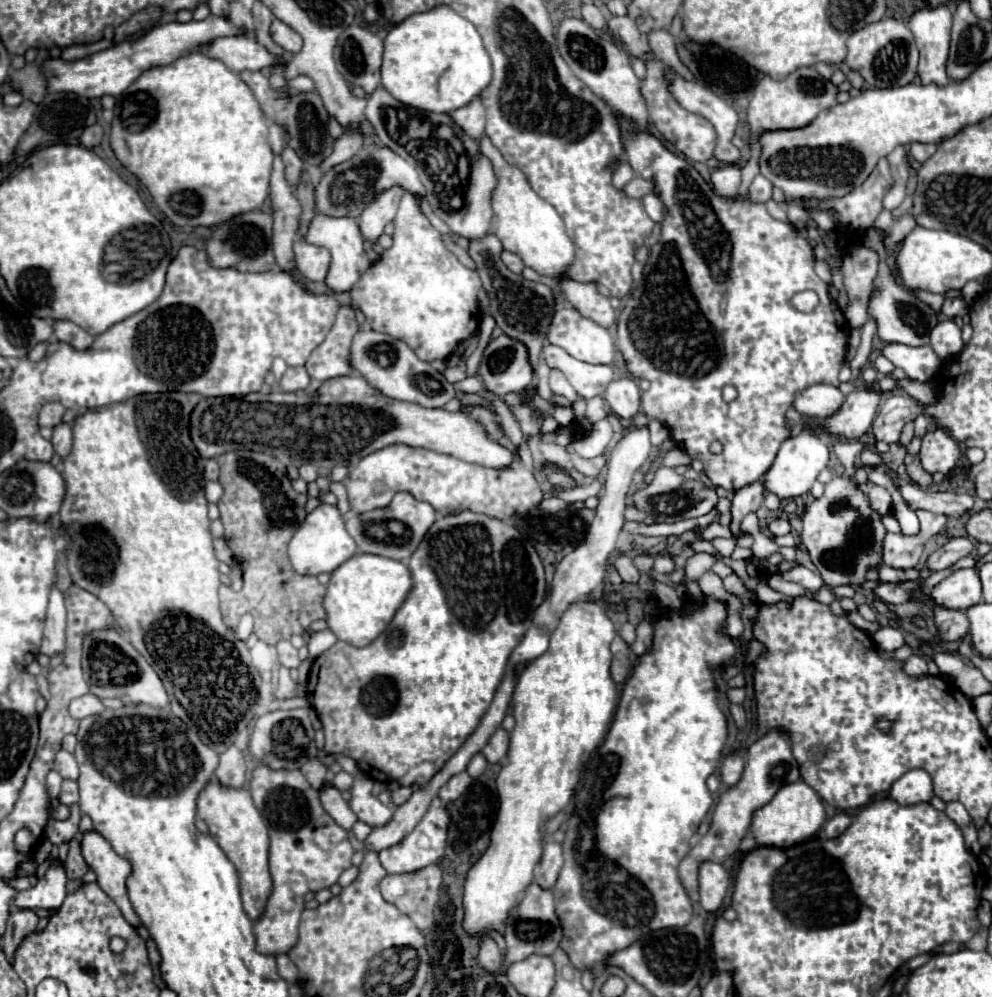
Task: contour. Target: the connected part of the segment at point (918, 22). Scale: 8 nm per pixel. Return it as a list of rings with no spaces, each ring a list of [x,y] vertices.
[[[926,6],[912,14],[908,28],[916,38],[920,52],[918,76],[920,82],[948,86],[950,78],[946,76],[946,60],[950,46],[950,26],[952,14],[946,6]]]

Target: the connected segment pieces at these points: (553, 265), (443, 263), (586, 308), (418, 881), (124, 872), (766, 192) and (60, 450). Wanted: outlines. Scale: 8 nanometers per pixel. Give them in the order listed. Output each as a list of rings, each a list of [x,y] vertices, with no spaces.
[[[482,136],[480,152],[492,160],[498,178],[498,186],[492,194],[492,210],[496,216],[492,220],[492,234],[500,238],[504,250],[518,254],[522,262],[532,270],[536,270],[538,274],[550,276],[554,280],[562,280],[568,272],[568,266],[572,264],[574,246],[570,236],[566,234],[560,214],[530,188],[526,176],[516,166],[504,160],[500,150],[492,146],[488,136]]]
[[[410,192],[402,196],[400,208],[394,216],[392,240],[392,246],[380,254],[380,258],[360,276],[358,284],[350,290],[352,306],[364,314],[372,330],[404,340],[408,346],[412,346],[412,350],[416,350],[420,360],[446,360],[460,342],[478,330],[478,290],[482,288],[482,282],[474,270],[462,266],[460,260],[444,246],[442,234],[430,224],[430,220],[420,210],[418,198]]]
[[[566,280],[560,284],[566,300],[580,312],[584,318],[592,318],[596,324],[608,328],[616,322],[616,312],[610,306],[610,298],[602,296],[596,290],[594,282],[574,282]]]
[[[436,864],[426,866],[424,870],[416,870],[412,874],[388,874],[380,882],[382,898],[386,902],[392,902],[400,912],[408,914],[420,930],[426,930],[434,924],[434,906],[438,902],[440,888],[442,888],[442,870]]]
[[[94,830],[82,834],[80,846],[82,846],[84,860],[88,862],[88,868],[96,872],[98,886],[118,904],[124,918],[132,926],[138,926],[140,918],[132,910],[132,904],[126,894],[126,878],[132,870],[130,862],[126,858],[120,858],[120,854],[112,850],[110,842]]]
[[[758,174],[754,178],[754,182],[750,184],[750,190],[748,190],[748,200],[750,202],[768,202],[772,198],[772,184],[762,176]]]
[[[62,422],[60,426],[54,428],[54,436],[52,436],[52,446],[54,446],[54,452],[58,456],[68,456],[70,454],[70,448],[72,448],[72,426]]]

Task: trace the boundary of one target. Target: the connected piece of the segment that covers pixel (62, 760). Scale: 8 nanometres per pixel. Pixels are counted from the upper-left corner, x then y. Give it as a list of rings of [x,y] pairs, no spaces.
[[[60,750],[54,758],[54,770],[58,770],[62,774],[62,778],[72,778],[76,780],[78,778],[78,764],[76,764],[76,758],[66,752],[66,750]]]

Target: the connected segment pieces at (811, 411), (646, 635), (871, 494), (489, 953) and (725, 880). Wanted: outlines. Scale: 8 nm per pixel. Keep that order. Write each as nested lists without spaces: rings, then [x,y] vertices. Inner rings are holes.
[[[814,384],[796,394],[792,406],[796,412],[806,416],[826,418],[832,416],[844,402],[844,394],[830,384]]]
[[[644,622],[636,626],[636,642],[632,644],[632,652],[636,656],[642,656],[648,650],[652,650],[652,632],[652,626],[644,626]]]
[[[872,482],[862,484],[860,488],[862,488],[862,490],[868,494],[868,498],[870,498],[870,502],[872,502],[872,508],[874,508],[874,510],[878,510],[882,516],[884,516],[886,512],[890,512],[892,498],[890,498],[888,490],[884,490],[884,488],[880,488],[880,486],[872,484]]]
[[[486,936],[486,938],[480,942],[478,964],[480,964],[486,972],[498,972],[498,970],[500,970],[502,956],[500,956],[500,950],[498,950],[496,942],[494,942],[490,936]]]
[[[704,862],[700,866],[700,906],[706,912],[716,912],[722,906],[730,884],[728,870],[718,862]]]

